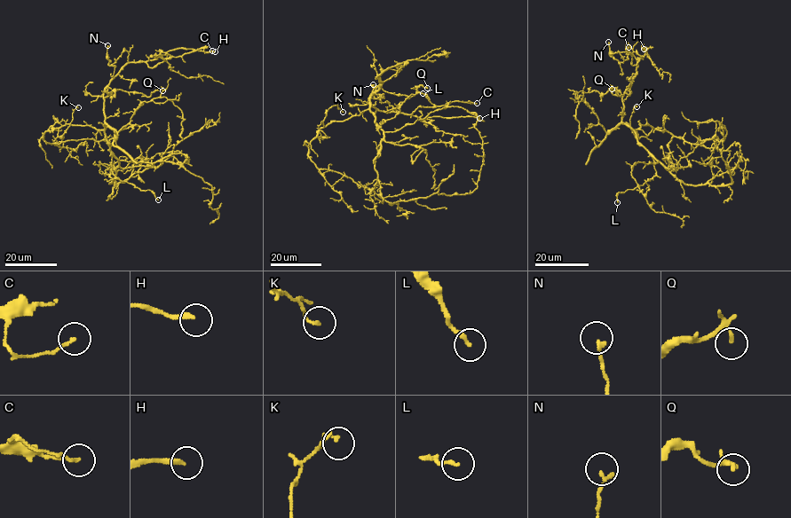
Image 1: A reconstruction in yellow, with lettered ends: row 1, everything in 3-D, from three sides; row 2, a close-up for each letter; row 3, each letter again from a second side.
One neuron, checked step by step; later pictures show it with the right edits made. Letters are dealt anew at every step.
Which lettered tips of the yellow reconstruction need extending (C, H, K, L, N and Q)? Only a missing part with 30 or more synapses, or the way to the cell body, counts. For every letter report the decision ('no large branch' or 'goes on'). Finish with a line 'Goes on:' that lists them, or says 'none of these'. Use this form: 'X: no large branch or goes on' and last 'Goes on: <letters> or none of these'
C: no large branch
H: goes on
K: no large branch
L: no large branch
N: no large branch
Q: no large branch
Goes on: H

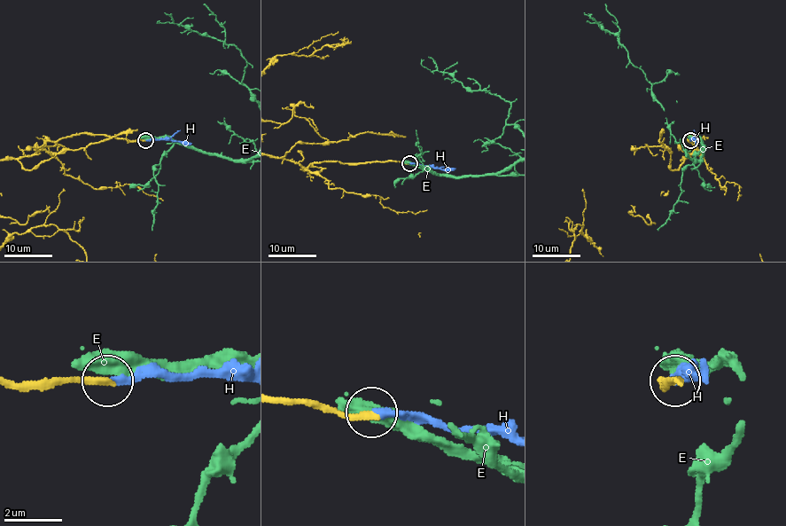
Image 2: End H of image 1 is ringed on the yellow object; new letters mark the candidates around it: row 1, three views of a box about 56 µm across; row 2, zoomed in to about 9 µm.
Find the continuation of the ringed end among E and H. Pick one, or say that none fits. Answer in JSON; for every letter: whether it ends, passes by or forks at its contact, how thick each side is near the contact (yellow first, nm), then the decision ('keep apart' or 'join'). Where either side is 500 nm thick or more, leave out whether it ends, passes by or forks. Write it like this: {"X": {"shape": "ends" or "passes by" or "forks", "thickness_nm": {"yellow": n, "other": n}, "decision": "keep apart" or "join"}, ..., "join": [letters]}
{"E": {"thickness_nm": {"yellow": 240, "other": 650}, "decision": "keep apart"}, "H": {"shape": "ends", "thickness_nm": {"yellow": 220, "other": 240}, "decision": "join"}, "join": ["H"]}

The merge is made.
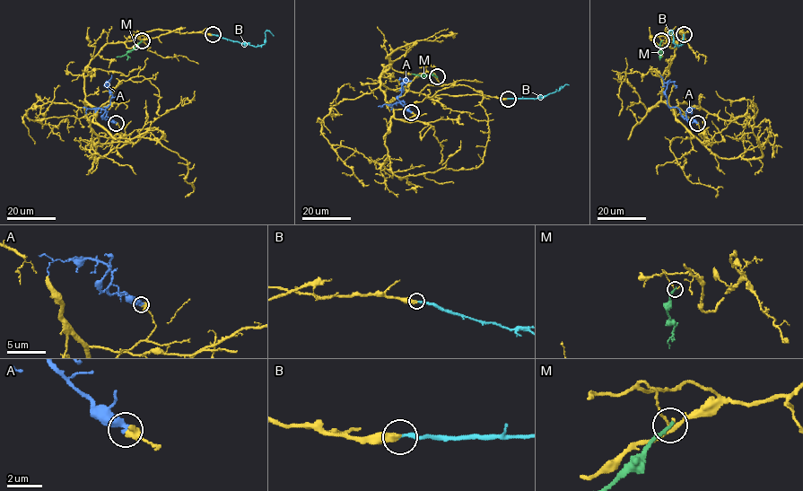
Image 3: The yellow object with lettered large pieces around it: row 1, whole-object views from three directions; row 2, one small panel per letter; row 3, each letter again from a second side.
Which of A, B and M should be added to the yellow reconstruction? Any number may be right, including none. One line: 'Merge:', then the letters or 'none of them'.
Merge: B

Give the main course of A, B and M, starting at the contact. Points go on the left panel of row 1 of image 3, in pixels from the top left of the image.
A: (115, 122), (102, 118), (112, 95), (108, 82), (108, 88)
B: (212, 34), (255, 47), (265, 43), (266, 31), (274, 36)
M: (142, 41), (126, 54), (117, 56)

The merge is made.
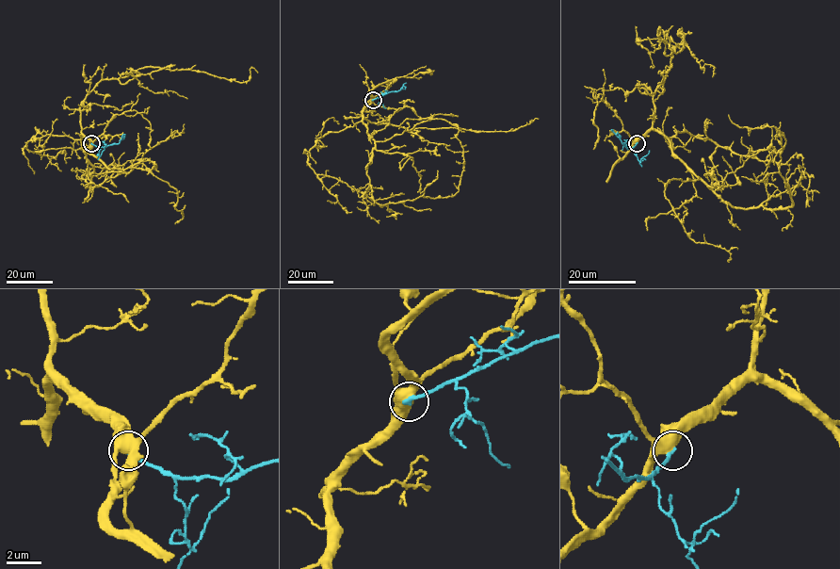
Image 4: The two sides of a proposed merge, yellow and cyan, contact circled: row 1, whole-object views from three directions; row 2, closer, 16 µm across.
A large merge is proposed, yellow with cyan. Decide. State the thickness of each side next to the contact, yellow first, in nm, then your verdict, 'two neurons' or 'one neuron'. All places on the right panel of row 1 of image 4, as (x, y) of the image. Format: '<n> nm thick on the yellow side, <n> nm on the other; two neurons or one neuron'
480 nm thick on the yellow side, 280 nm on the other; two neurons

